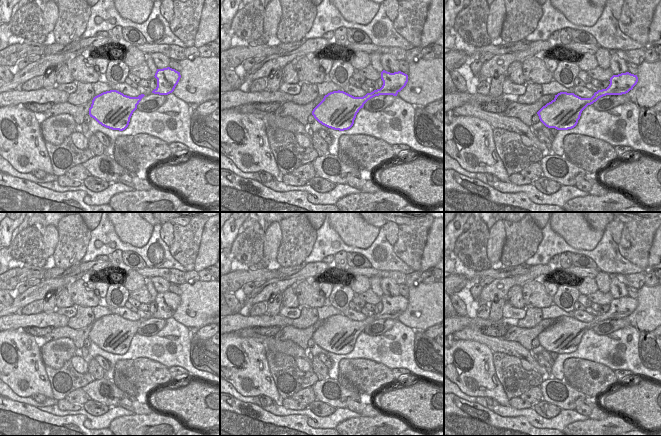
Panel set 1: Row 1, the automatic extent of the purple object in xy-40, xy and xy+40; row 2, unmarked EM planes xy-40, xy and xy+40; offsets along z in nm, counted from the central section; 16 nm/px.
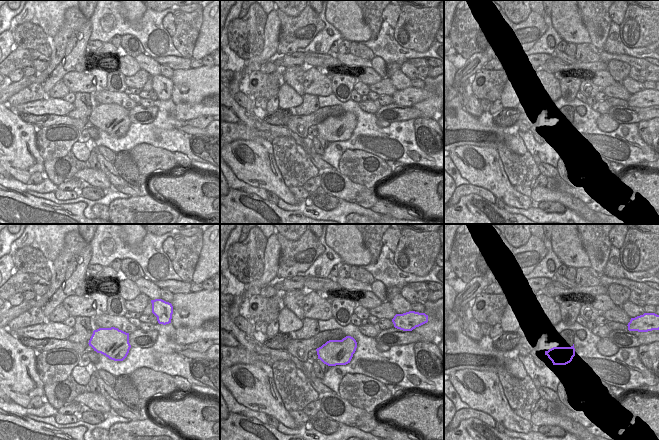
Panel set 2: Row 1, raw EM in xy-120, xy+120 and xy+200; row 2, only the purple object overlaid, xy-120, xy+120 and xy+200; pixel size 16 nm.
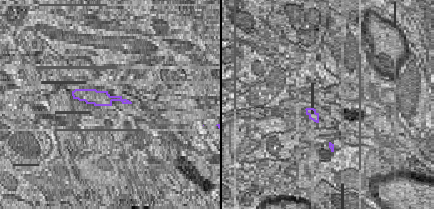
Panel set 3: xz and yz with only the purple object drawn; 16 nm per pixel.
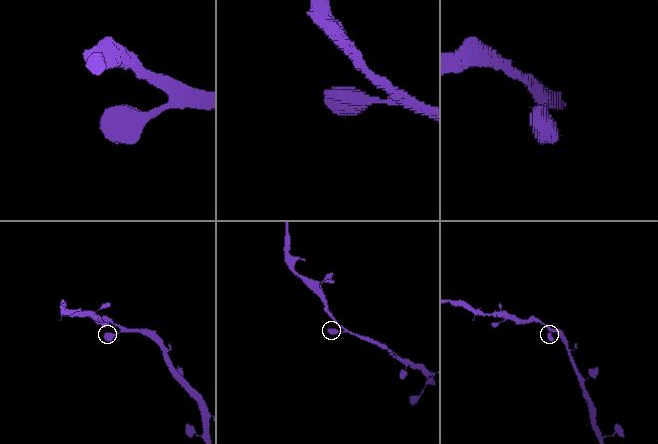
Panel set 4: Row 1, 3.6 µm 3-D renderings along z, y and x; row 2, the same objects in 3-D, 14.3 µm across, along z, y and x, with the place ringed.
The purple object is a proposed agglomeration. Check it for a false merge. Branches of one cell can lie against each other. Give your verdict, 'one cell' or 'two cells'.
one cell

